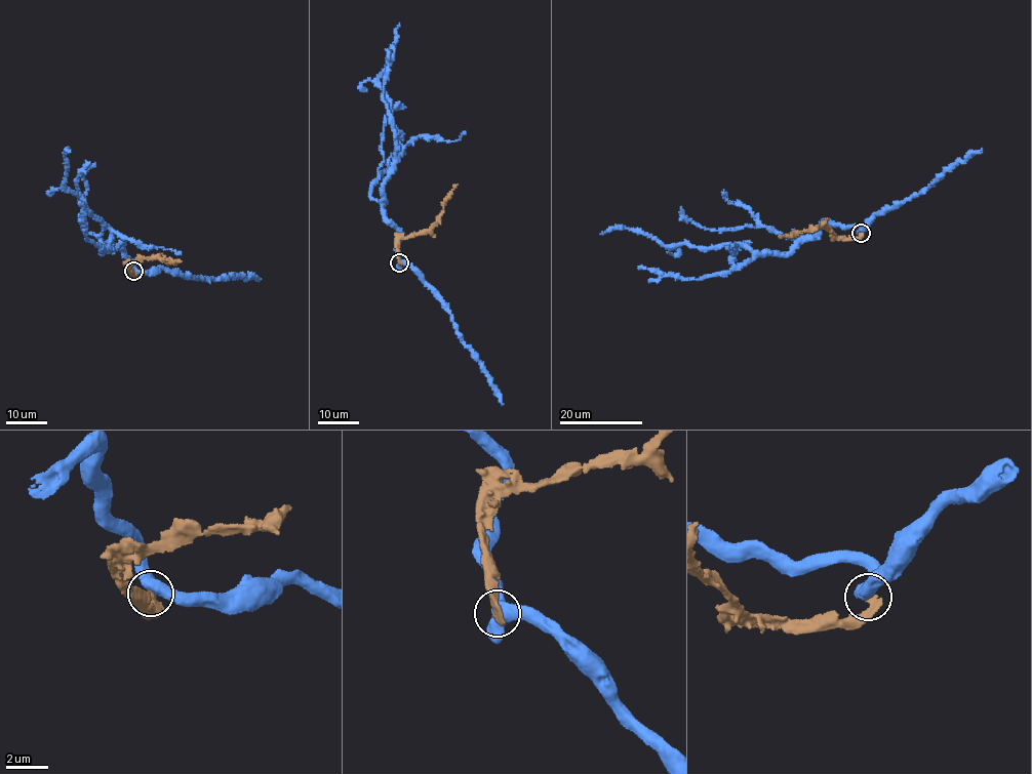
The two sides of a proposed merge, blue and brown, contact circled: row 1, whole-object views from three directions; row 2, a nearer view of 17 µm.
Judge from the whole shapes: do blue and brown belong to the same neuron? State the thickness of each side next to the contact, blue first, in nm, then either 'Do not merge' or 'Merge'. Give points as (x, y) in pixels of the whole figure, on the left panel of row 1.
Thickness 550 nm (blue) against 400 nm. Do not merge

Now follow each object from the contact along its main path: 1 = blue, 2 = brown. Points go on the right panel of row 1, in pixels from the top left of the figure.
1: (861, 233), (824, 221), (815, 236), (780, 253), (730, 244), (662, 246), (627, 229), (600, 233)
2: (861, 234), (859, 237), (839, 237), (824, 225), (778, 236)

